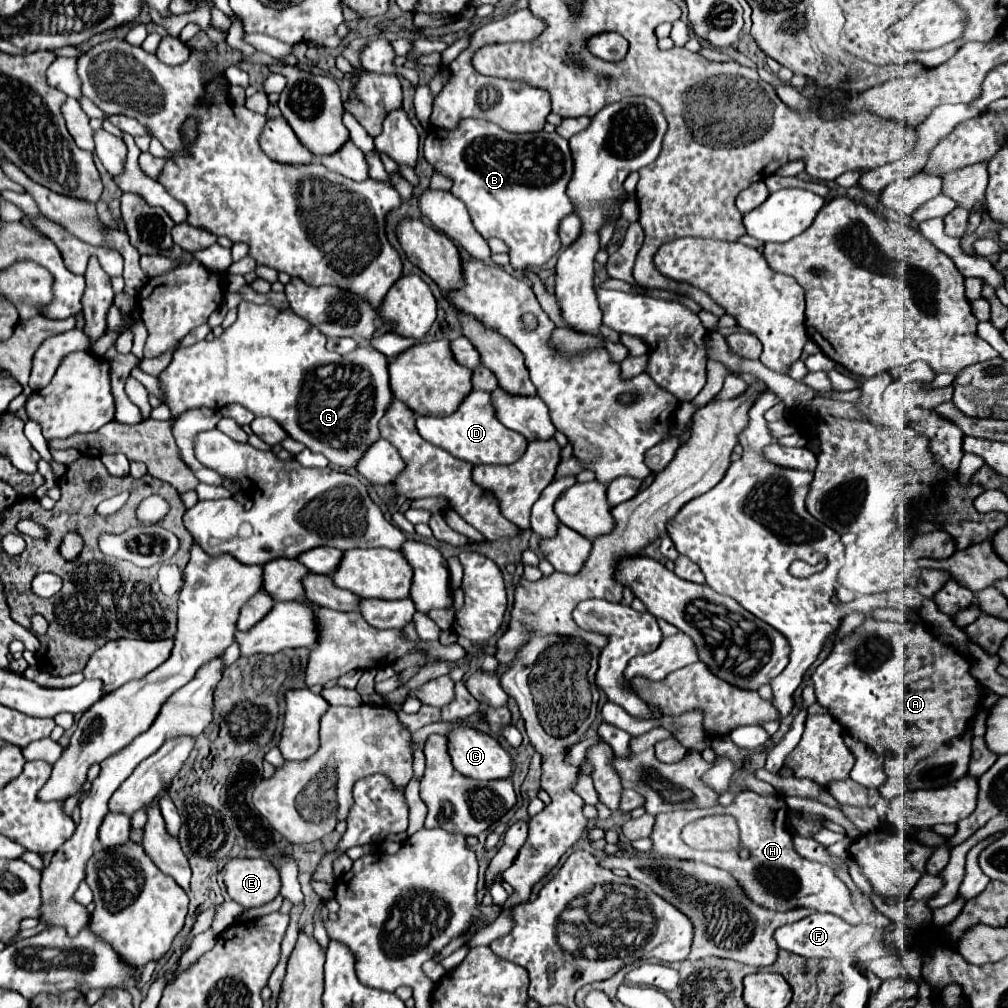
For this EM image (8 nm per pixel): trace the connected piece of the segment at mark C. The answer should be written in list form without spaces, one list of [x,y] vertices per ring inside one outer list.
[[[460,727],[448,735],[448,741],[452,763],[464,777],[478,781],[512,777],[514,759],[490,735],[470,727]]]

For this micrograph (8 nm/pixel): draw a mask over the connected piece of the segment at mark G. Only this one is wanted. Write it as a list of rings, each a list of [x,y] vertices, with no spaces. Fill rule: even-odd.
[[[242,301],[234,325],[214,341],[178,347],[172,355],[172,363],[158,379],[168,395],[168,407],[174,417],[192,407],[222,409],[238,403],[256,417],[272,417],[294,441],[304,443],[314,453],[326,455],[330,463],[342,469],[356,469],[362,453],[380,439],[378,421],[386,415],[394,399],[388,385],[388,359],[372,347],[358,347],[348,355],[338,355],[326,351],[324,345],[326,337],[306,319],[294,315],[292,309],[276,311],[268,305]]]

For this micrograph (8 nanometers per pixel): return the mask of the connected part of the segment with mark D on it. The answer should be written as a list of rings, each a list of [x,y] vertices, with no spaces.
[[[470,391],[452,415],[446,415],[446,417],[420,415],[420,417],[416,417],[416,429],[432,445],[444,447],[454,457],[470,461],[472,465],[480,465],[480,463],[510,465],[522,457],[522,453],[526,451],[526,445],[528,445],[528,441],[522,439],[518,431],[504,427],[496,419],[496,413],[494,413],[494,407],[490,401],[490,393],[486,393],[486,391]]]

